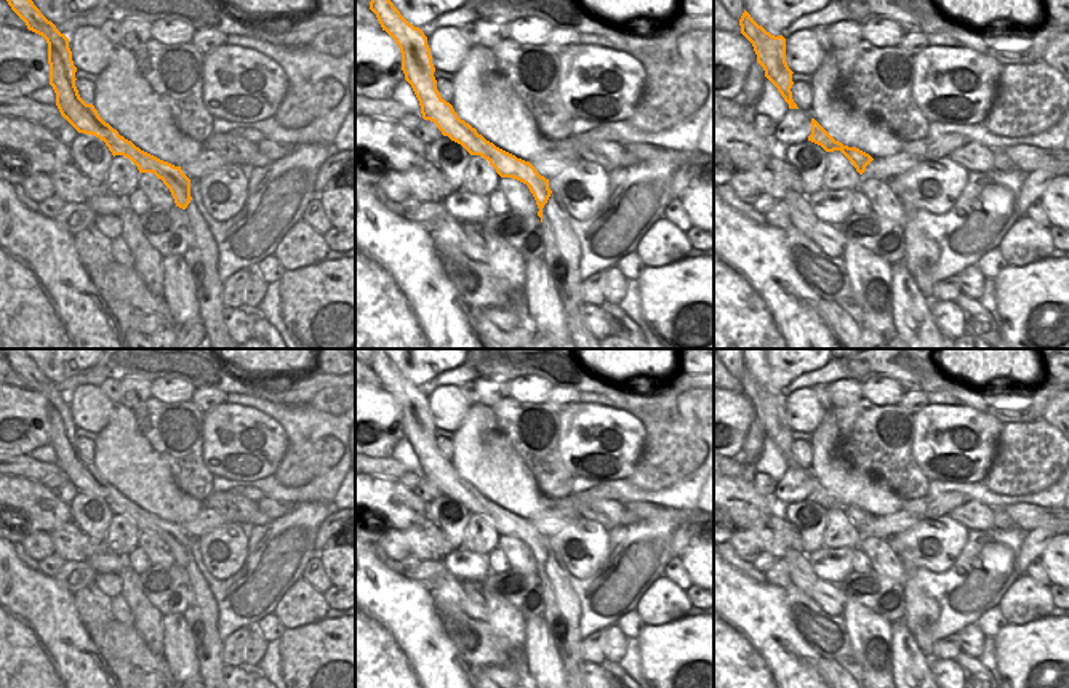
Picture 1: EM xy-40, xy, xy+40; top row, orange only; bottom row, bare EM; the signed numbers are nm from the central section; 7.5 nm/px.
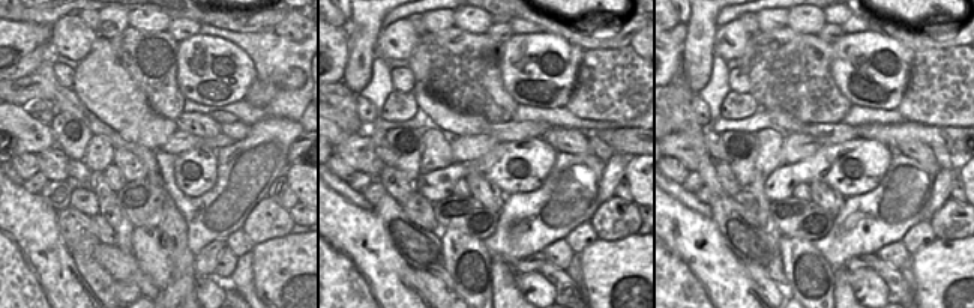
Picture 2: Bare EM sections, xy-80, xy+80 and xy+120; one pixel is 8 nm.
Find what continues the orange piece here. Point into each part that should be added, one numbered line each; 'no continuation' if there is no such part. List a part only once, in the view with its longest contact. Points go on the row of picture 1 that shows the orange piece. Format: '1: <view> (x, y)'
1: xy (562, 252)

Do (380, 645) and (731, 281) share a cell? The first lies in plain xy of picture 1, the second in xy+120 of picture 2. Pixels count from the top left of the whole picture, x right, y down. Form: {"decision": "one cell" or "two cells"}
{"decision": "one cell"}

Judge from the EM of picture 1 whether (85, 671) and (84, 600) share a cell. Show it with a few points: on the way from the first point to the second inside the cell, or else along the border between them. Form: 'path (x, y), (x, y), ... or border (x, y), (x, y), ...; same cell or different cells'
border (72, 594), (77, 616), (104, 658); different cells

